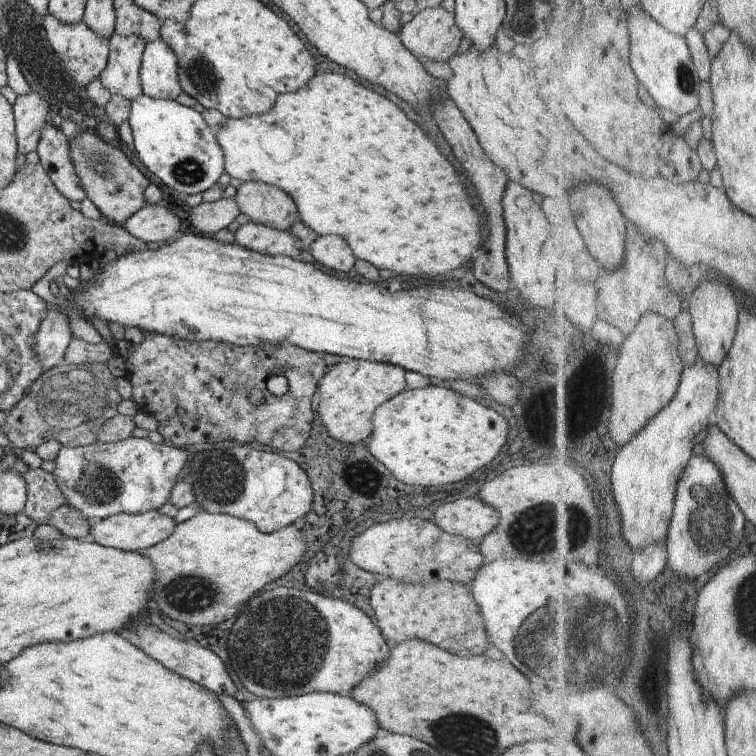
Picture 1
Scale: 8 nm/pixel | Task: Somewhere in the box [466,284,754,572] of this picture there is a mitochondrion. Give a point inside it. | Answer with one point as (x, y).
(708, 516)

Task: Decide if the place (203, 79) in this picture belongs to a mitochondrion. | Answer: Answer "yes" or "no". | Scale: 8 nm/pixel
yes

